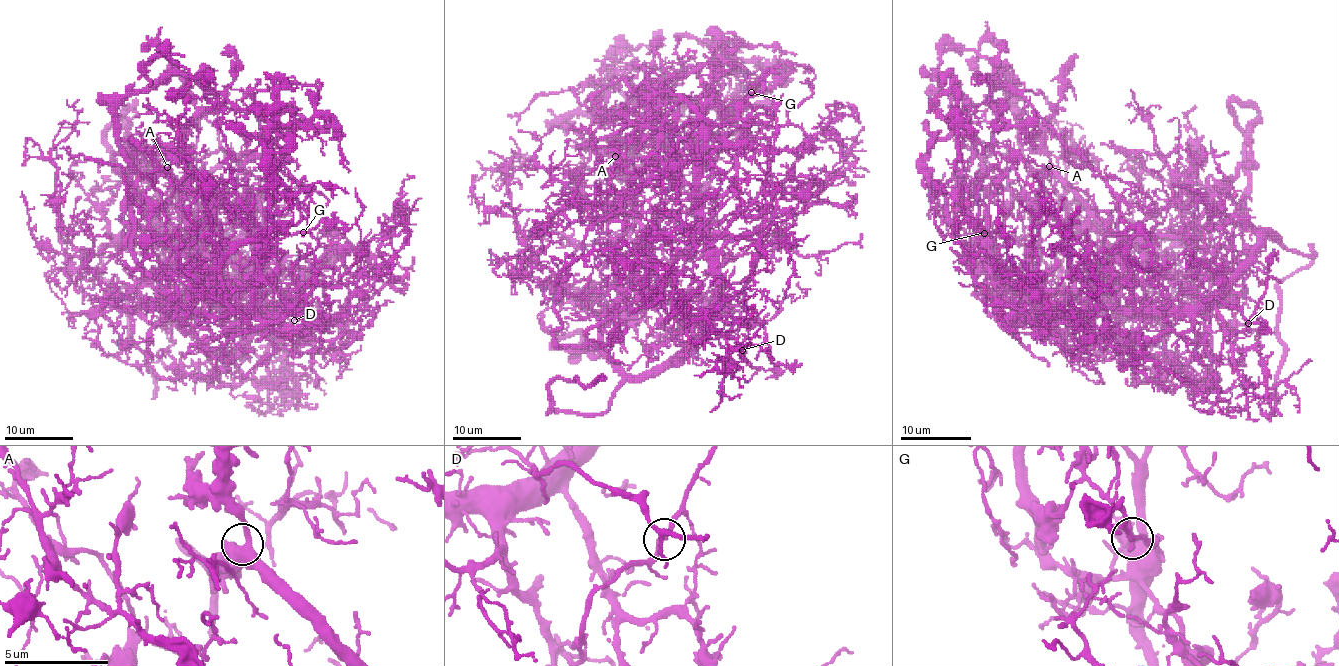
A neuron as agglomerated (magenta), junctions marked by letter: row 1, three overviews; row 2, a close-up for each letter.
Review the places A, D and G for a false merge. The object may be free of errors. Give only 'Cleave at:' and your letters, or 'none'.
Cleave at: G

